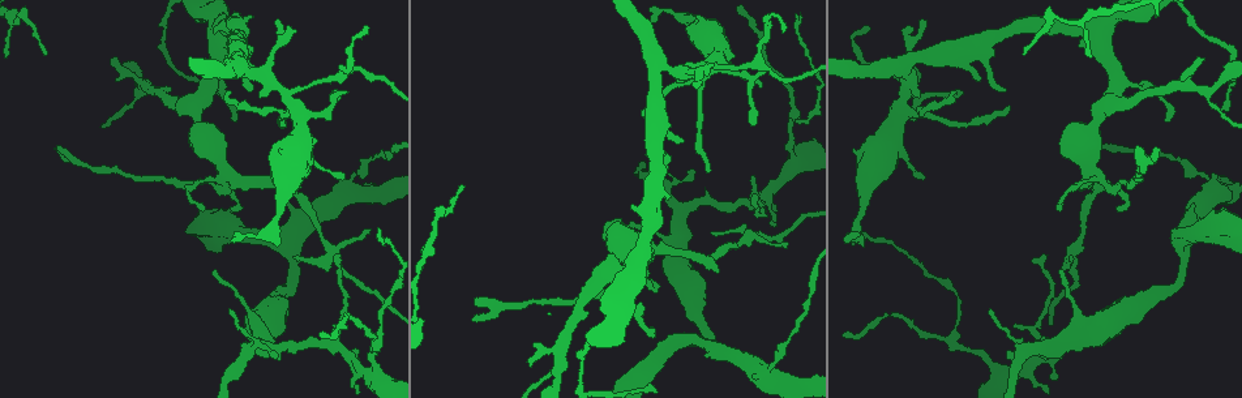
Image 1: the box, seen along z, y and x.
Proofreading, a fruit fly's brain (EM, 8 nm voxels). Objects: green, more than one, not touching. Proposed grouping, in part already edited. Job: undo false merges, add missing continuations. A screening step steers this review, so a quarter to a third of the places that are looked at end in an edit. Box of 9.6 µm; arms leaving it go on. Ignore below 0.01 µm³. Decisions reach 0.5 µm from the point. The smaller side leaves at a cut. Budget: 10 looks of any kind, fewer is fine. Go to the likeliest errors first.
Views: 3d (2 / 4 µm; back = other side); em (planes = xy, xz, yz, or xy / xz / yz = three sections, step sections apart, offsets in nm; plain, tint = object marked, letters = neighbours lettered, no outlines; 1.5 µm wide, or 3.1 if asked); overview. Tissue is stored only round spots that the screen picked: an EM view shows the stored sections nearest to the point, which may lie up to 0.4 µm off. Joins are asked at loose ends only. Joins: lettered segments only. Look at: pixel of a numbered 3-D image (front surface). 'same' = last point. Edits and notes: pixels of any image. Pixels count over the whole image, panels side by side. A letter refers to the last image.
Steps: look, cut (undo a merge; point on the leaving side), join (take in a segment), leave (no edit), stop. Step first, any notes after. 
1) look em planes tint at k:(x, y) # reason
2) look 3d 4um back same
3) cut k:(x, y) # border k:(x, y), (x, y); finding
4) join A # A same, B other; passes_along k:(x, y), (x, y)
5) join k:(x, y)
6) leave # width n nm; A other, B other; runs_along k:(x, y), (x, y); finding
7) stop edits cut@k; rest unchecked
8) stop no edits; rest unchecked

look 3d 4um back at 1:(713, 64)

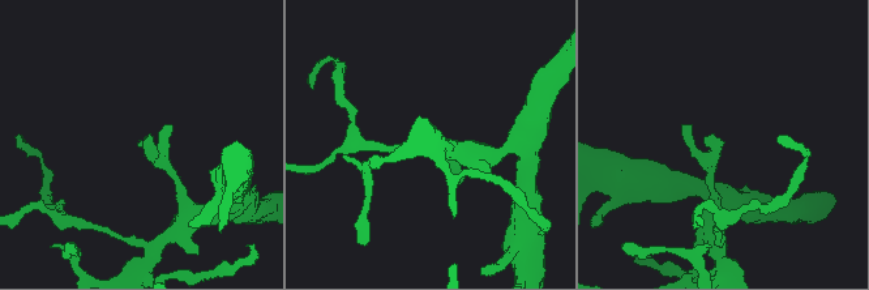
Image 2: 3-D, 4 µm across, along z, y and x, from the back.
look em yz step 8 tint at 2:(141, 141)

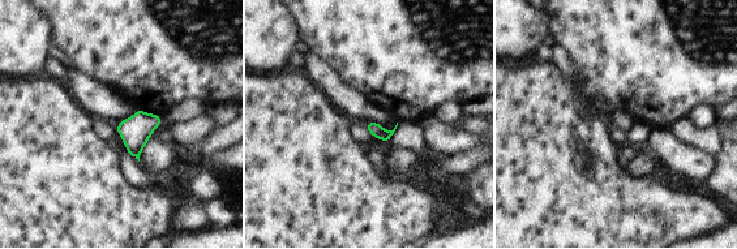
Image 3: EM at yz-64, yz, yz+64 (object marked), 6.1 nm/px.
look em planes letters same

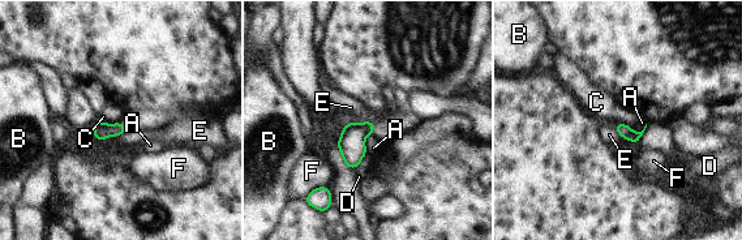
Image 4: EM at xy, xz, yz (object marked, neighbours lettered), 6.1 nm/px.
leave # A other, B other, C other, D other, E other, F other; border 4:(97, 120), (106, 123), (120, 121); none of them fits

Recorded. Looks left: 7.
look 3d 2um at 1:(230, 91) # tapers out

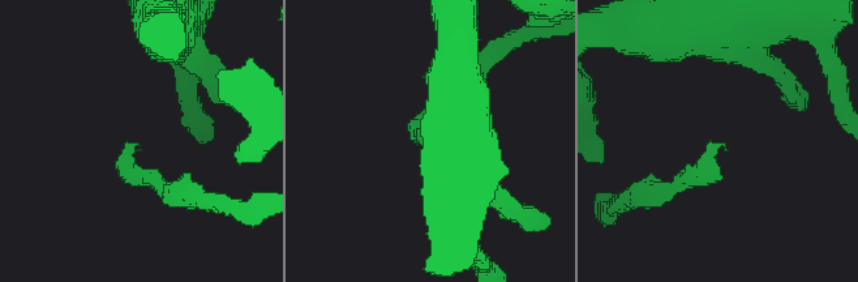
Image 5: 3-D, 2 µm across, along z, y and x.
look em planes plain at 5:(134, 143)

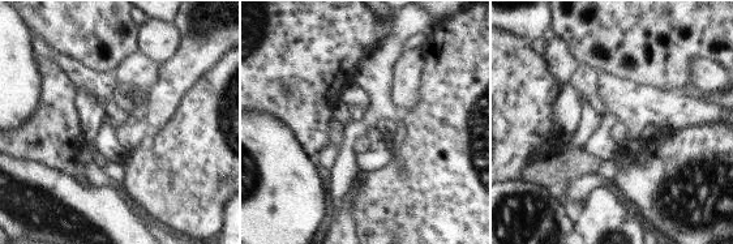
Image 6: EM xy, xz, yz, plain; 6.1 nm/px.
look em planes letters same # see the neighbours

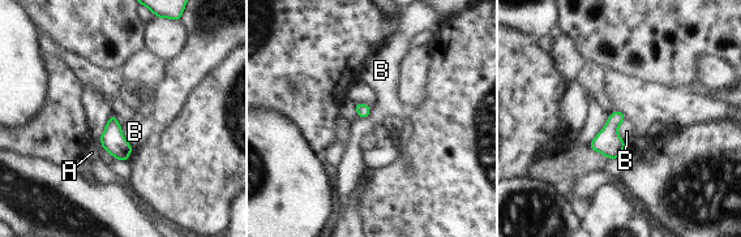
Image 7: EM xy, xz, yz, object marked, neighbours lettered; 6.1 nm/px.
leave # width 80 nm; A other, B other; border 7:(625, 117), (617, 128), (625, 143); none of them fits

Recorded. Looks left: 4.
look 3d 4um at 1:(900, 108) # branch point

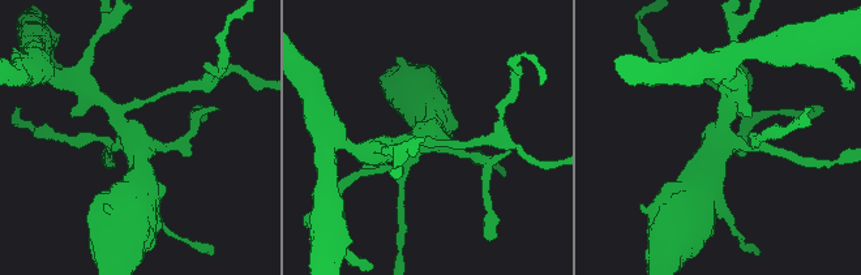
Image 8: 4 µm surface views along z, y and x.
look em planes letters at 8:(130, 136)

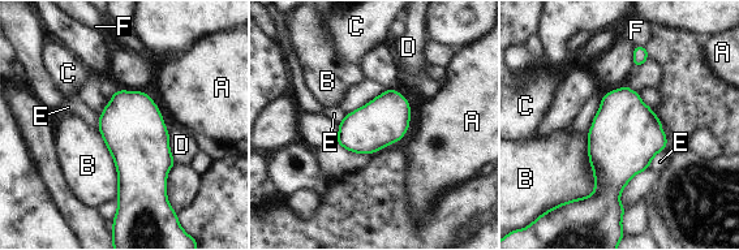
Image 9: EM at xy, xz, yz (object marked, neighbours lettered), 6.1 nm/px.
leave # width 300 nm; A other, B other, C other, D other, E other, F other; one cell here

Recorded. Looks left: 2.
look em planes letters at 1:(234, 235) # branch stops here

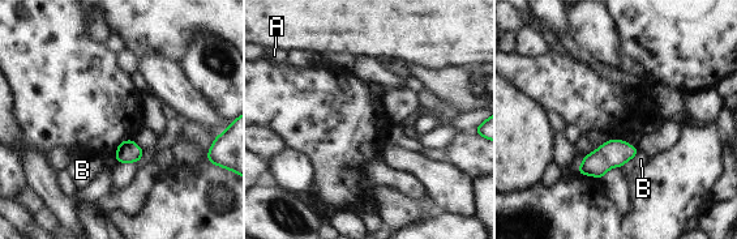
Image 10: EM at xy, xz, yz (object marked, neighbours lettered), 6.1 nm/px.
leave # width 130 nm; A other, B other; border 10:(638, 150), (631, 158); none of them fits

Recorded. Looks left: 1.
stop no edits; rest unchecked

